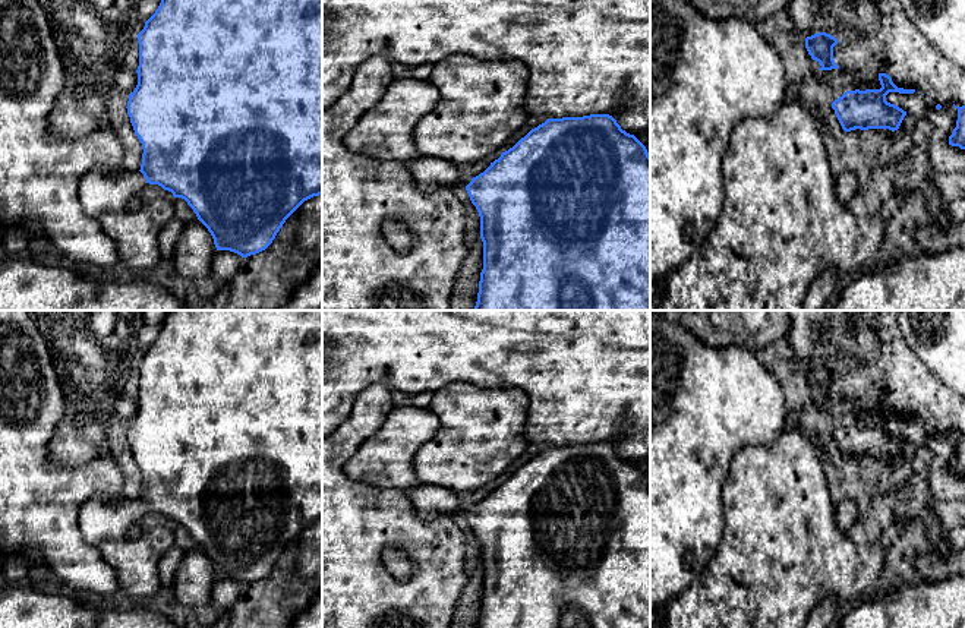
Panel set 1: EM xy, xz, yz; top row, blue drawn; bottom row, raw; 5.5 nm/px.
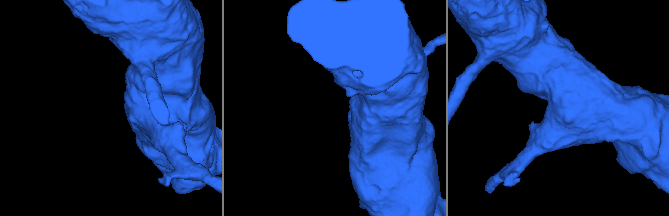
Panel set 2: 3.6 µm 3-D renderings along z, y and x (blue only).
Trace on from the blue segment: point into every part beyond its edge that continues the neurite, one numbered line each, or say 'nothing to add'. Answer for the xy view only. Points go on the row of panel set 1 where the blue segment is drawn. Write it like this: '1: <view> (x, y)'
1: xy (101, 189)

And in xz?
1: xz (429, 173)

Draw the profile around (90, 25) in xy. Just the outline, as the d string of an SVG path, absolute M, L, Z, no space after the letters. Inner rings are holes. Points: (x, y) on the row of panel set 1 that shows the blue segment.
M40 0L64 66L64 88L48 117L48 133L79 139L108 126L108 98L114 75L136 37L141 0Z

